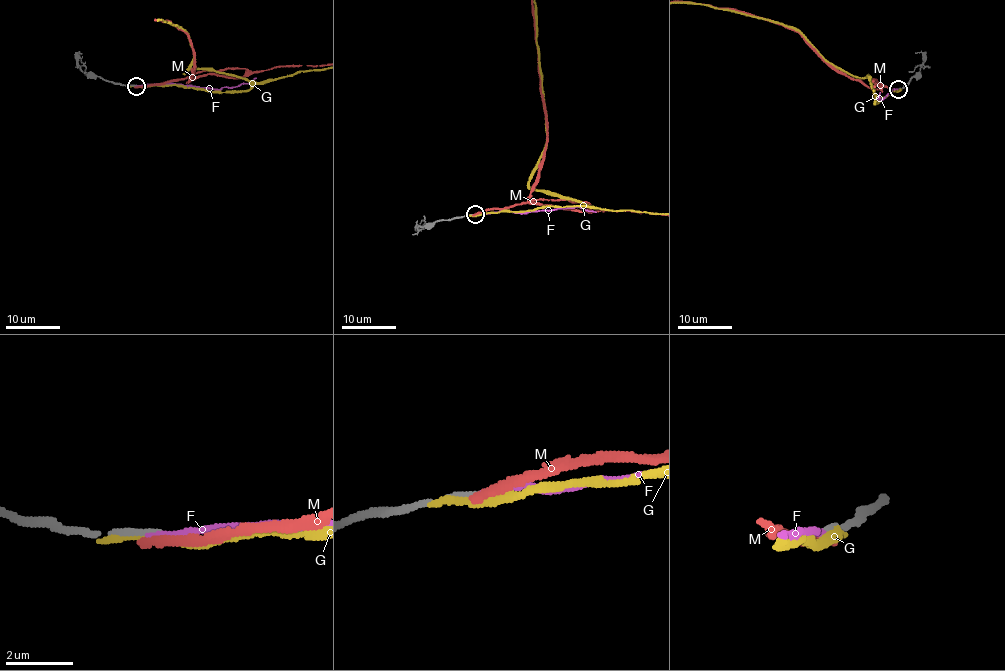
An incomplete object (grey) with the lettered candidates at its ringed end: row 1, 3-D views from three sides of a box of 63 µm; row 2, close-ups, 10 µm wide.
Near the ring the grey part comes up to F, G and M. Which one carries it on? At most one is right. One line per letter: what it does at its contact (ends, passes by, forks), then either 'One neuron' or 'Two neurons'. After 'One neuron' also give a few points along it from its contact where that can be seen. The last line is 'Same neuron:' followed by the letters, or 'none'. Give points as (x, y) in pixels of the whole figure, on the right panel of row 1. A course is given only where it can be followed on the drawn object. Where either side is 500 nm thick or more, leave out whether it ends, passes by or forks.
F: It ends there. One neuron. Its course: (898, 89), (892, 89), (880, 100), (876, 98), (880, 92)
G: It ends there. Two neurons
M: It ends there. Two neurons
Same neuron: F

